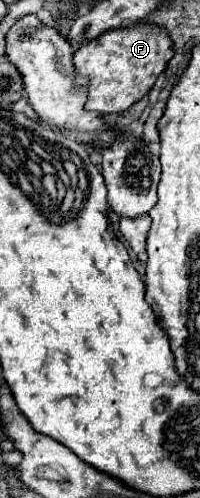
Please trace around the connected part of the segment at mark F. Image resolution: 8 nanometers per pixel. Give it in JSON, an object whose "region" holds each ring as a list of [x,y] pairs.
{"region":[[[137,23],[131,27],[111,29],[73,53],[73,63],[79,71],[79,81],[89,81],[89,99],[85,109],[99,113],[121,113],[151,91],[159,73],[173,57],[173,43],[159,25]]]}

